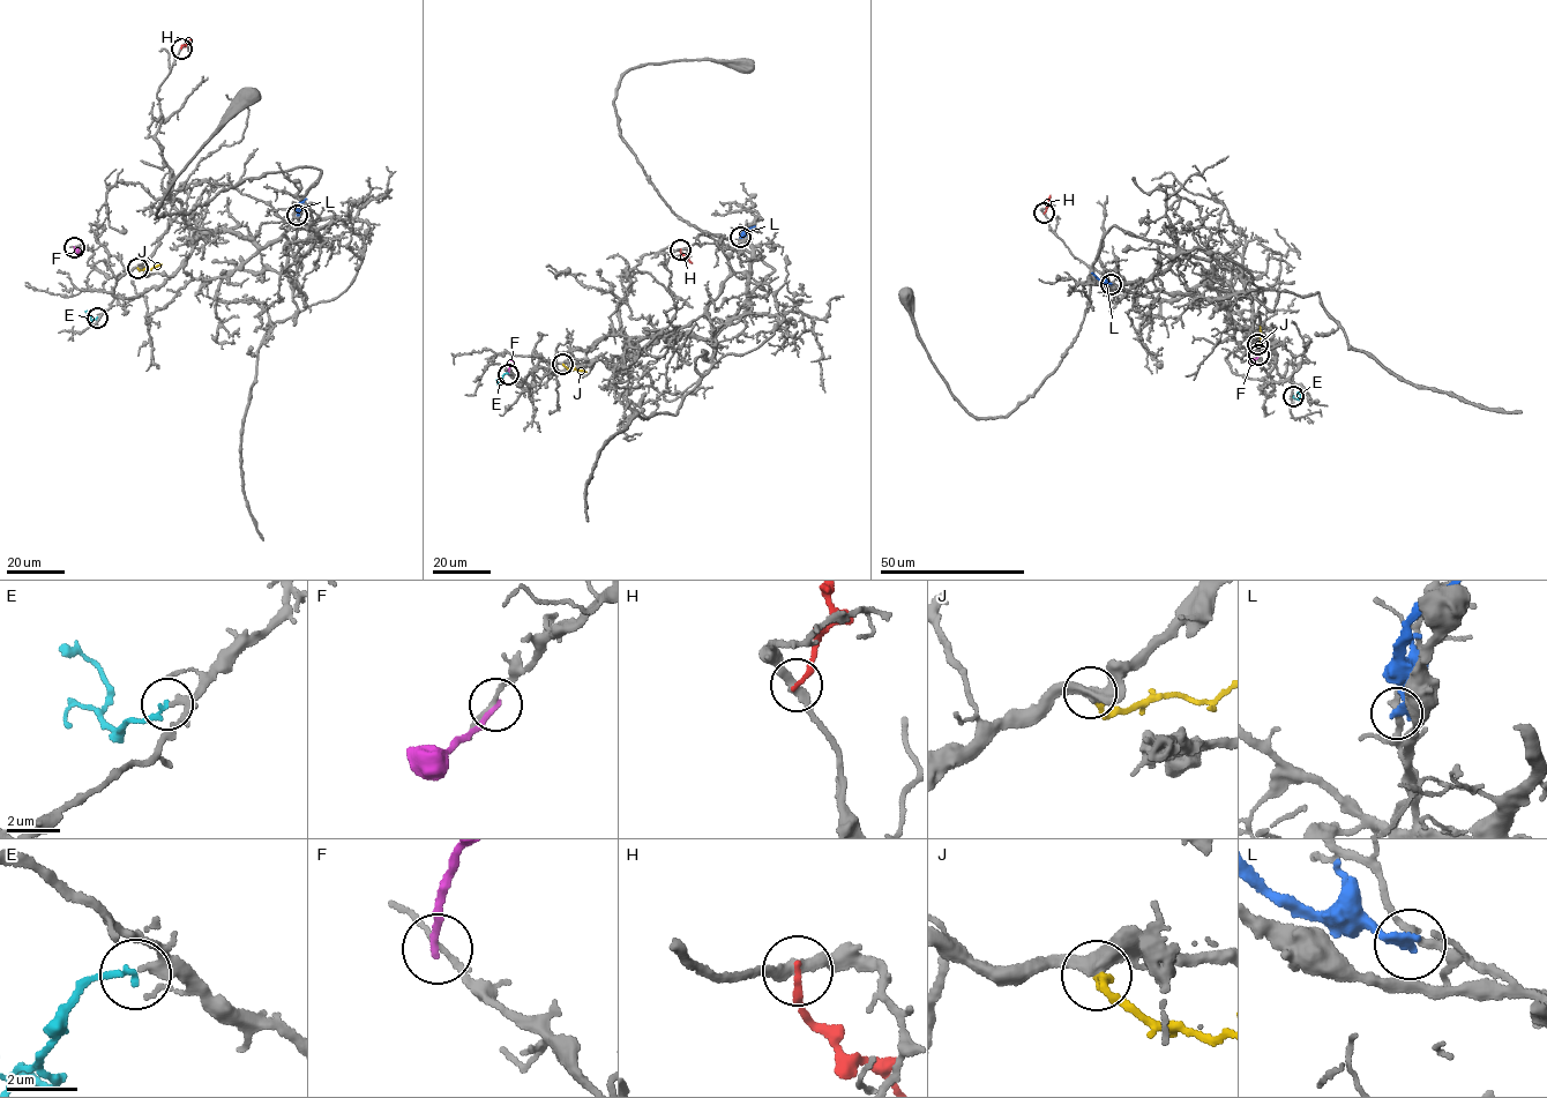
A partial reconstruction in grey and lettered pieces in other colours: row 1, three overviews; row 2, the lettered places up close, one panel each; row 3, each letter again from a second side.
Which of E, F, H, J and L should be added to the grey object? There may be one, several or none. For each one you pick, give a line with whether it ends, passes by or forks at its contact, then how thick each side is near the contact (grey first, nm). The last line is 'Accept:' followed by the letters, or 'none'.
E: it ends | 220/200 nm
Accept: E

